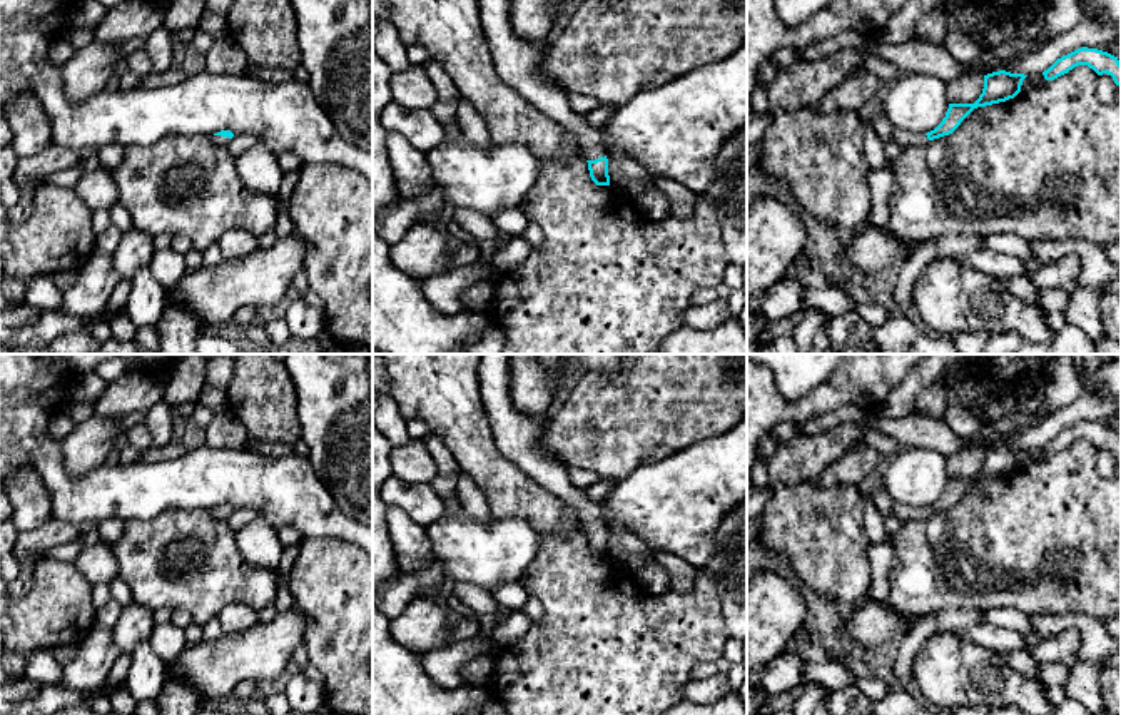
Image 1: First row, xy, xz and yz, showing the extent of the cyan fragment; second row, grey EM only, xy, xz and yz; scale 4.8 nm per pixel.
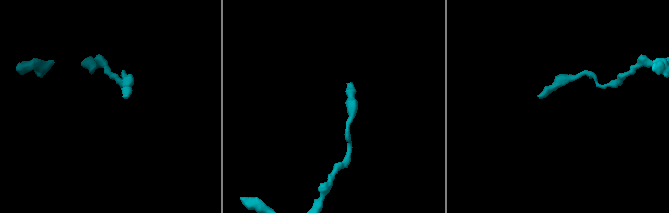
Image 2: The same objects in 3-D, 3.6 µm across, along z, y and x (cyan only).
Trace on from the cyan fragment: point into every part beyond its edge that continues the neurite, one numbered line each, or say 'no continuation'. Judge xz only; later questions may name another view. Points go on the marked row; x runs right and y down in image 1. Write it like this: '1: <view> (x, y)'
1: xz (518, 62)

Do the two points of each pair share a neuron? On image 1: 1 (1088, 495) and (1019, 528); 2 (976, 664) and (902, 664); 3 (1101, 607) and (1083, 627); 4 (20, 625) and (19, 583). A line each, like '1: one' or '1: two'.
1: one
2: two
3: two
4: two

